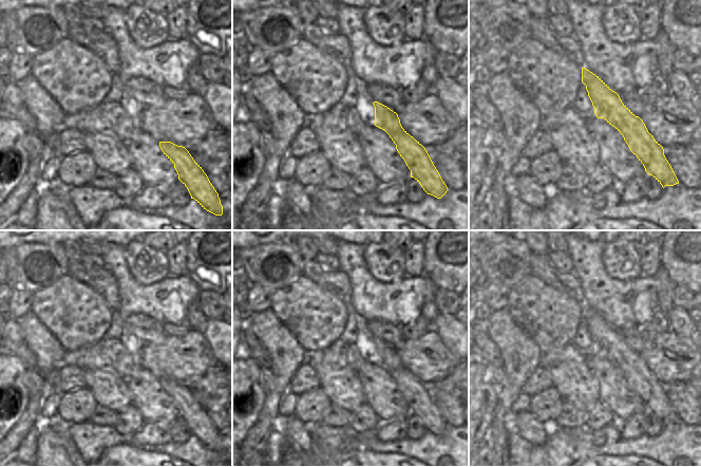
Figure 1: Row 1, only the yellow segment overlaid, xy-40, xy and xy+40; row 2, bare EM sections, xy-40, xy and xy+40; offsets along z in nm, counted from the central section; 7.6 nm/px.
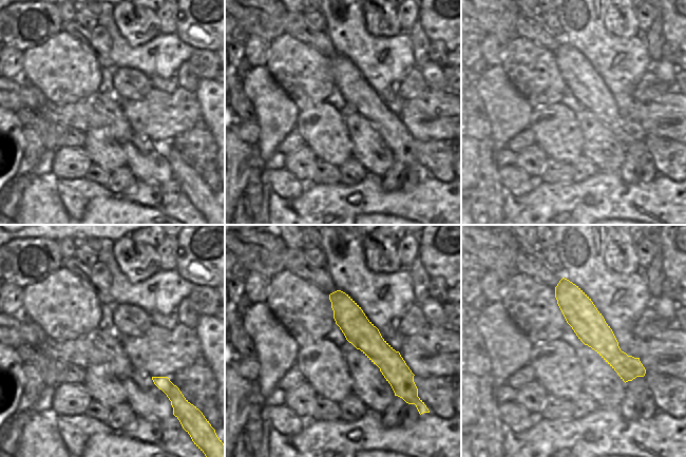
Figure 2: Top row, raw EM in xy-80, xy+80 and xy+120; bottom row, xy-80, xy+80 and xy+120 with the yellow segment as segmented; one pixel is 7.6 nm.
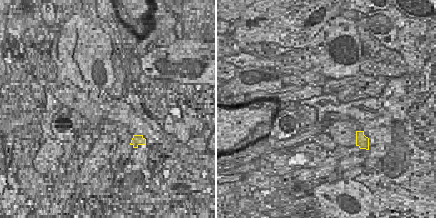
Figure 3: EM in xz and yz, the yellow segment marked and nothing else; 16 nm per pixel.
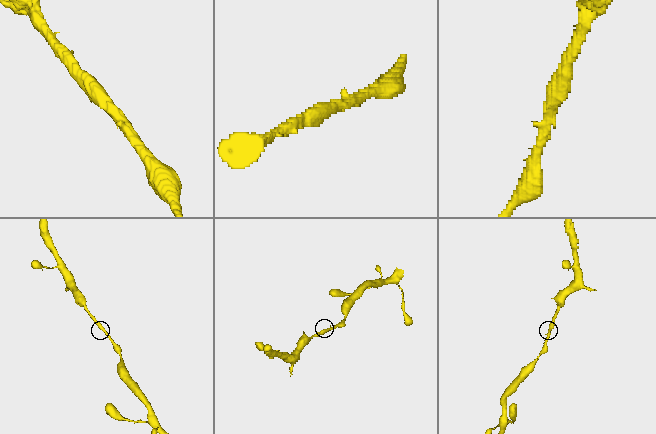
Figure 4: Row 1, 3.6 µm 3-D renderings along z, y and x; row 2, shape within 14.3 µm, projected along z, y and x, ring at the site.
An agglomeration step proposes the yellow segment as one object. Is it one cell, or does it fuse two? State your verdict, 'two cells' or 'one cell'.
one cell

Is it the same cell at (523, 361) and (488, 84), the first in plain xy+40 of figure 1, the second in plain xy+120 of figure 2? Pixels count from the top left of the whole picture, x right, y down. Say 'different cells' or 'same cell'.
same cell

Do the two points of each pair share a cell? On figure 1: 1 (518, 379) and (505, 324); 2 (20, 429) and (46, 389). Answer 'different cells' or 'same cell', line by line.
1: same cell
2: same cell

